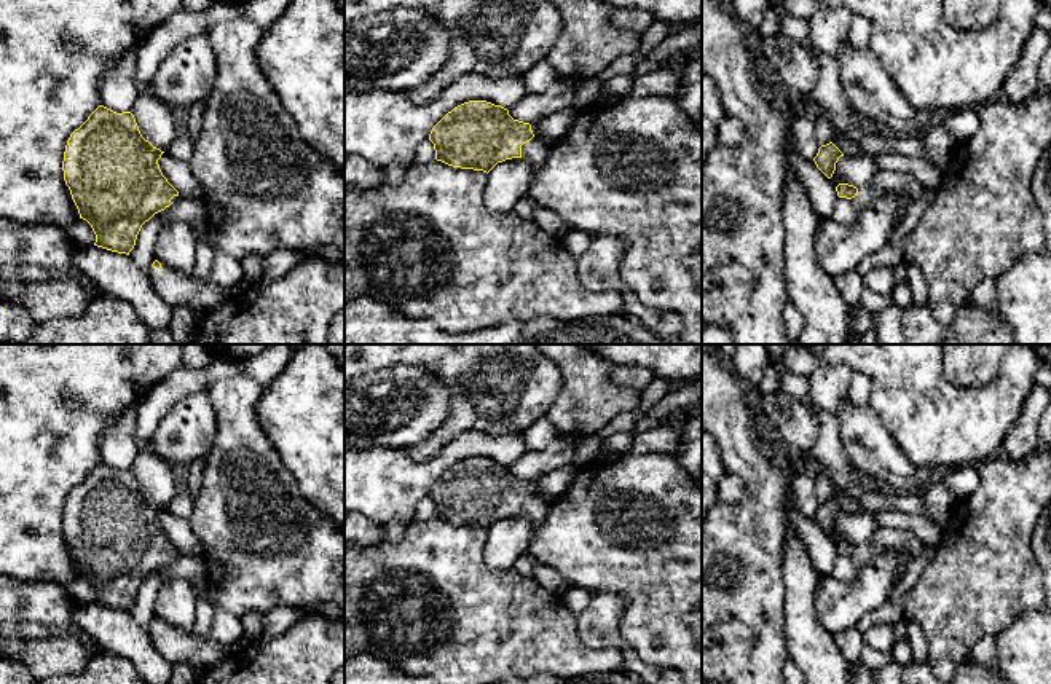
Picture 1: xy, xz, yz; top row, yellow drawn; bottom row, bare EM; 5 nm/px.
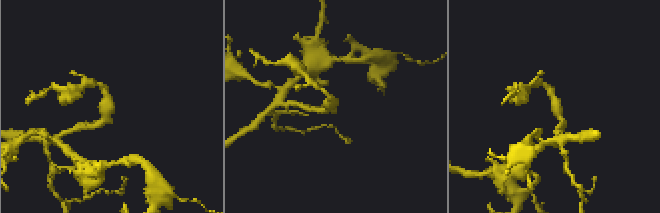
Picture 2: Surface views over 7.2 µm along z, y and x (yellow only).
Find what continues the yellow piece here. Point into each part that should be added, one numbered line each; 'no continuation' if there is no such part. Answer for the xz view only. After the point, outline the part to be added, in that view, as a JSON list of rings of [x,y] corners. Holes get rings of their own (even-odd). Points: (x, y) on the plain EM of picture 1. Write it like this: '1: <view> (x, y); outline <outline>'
1: xz (536, 509); outline [[[534,494],[522,502],[522,515],[529,518],[534,526],[534,533],[539,525],[545,520],[547,513],[549,504]]]

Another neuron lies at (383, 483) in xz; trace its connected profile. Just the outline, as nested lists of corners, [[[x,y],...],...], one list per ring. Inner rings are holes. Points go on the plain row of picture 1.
[[[485,432],[459,434],[423,462],[410,459],[403,448],[344,450],[344,510],[362,513],[384,528],[394,520],[410,525],[416,504],[429,496],[432,485],[455,464],[469,458],[486,458],[509,467],[526,451],[523,434],[494,435]]]

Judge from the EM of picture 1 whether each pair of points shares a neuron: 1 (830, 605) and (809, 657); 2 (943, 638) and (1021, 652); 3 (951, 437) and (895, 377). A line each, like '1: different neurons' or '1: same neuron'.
1: different neurons
2: different neurons
3: same neuron

